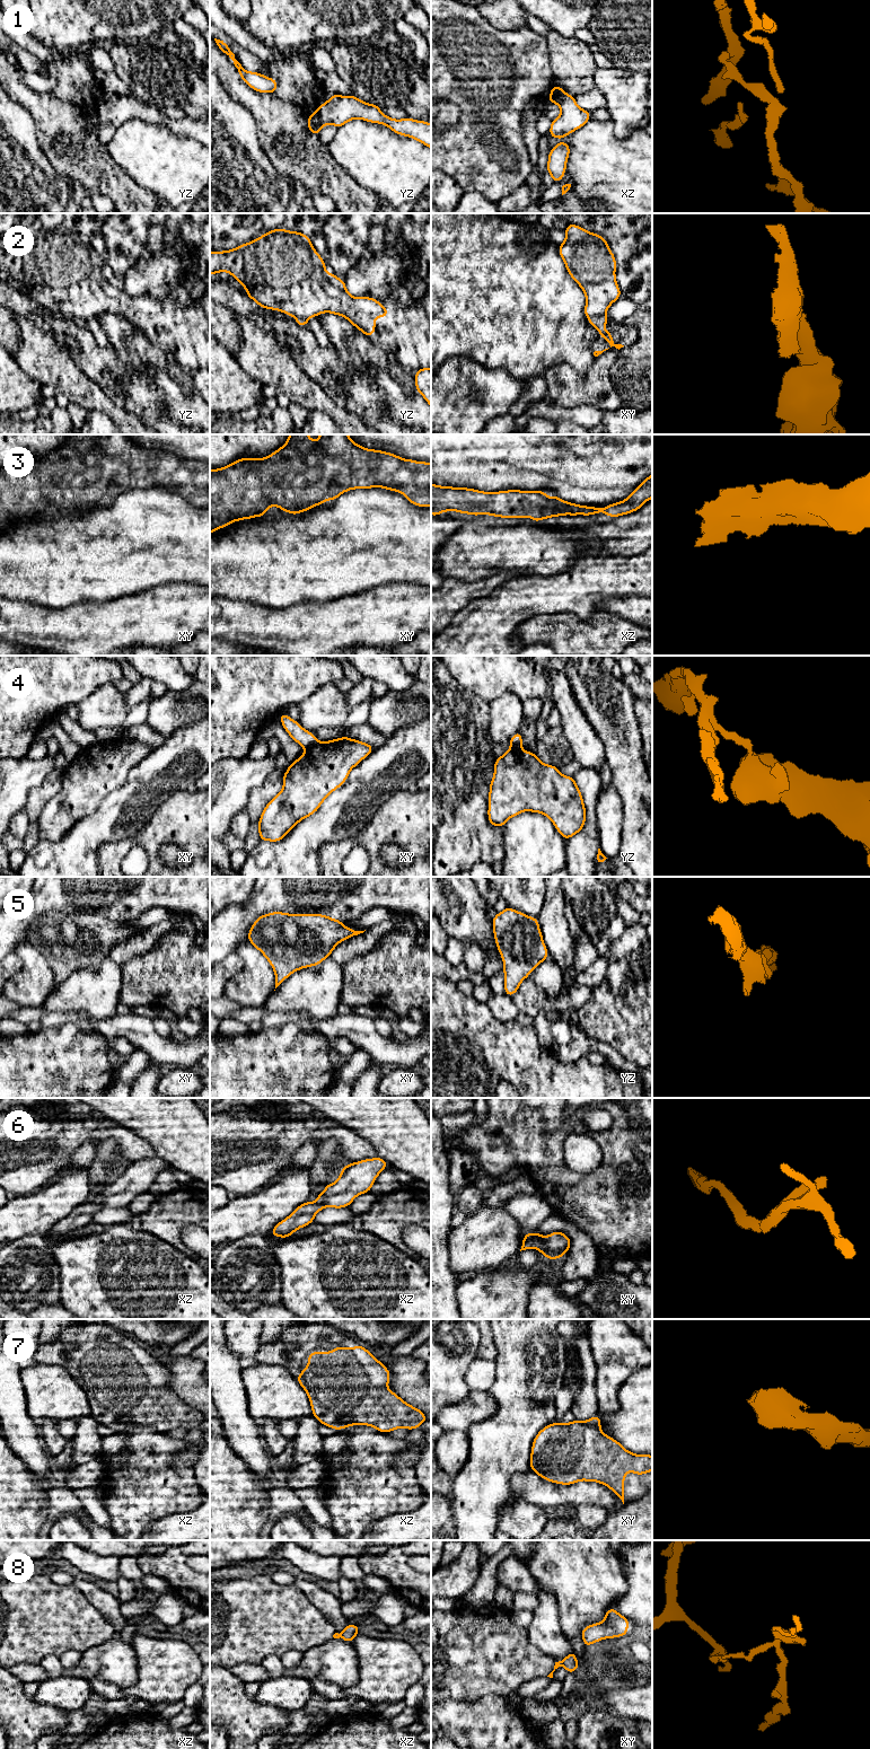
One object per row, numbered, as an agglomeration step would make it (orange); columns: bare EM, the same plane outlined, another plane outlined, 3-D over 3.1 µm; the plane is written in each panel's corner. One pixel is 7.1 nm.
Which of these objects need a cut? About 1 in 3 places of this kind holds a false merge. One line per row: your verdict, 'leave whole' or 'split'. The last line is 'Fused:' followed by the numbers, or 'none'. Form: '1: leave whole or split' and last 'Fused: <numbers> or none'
1: split
2: split
3: leave whole
4: split
5: leave whole
6: leave whole
7: leave whole
8: split
Fused: 1, 2, 4, 8

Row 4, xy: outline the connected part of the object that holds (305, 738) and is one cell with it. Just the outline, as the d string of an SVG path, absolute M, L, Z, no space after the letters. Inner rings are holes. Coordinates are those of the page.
M280 713L280 720L289 736L306 750L309 750L317 741L316 736L313 732L305 730L298 721L292 720L285 713Z

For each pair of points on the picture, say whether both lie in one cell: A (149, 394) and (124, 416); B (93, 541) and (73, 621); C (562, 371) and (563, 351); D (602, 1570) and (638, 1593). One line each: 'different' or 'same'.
A: different
B: different
C: different
D: different

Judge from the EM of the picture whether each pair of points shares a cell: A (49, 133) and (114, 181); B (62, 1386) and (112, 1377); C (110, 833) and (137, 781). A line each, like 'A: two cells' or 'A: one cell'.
A: one cell
B: two cells
C: one cell

